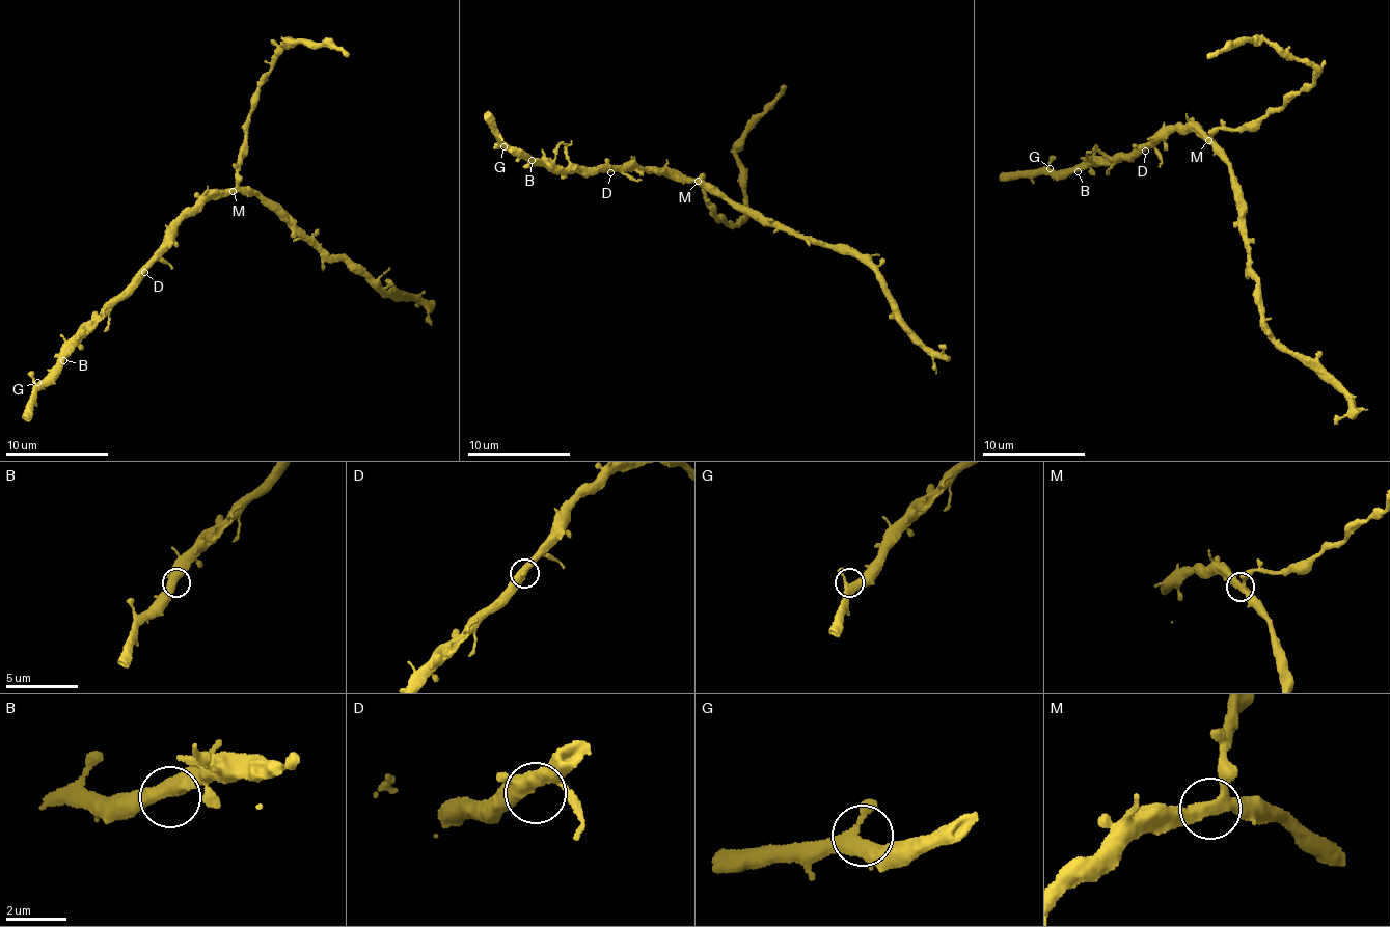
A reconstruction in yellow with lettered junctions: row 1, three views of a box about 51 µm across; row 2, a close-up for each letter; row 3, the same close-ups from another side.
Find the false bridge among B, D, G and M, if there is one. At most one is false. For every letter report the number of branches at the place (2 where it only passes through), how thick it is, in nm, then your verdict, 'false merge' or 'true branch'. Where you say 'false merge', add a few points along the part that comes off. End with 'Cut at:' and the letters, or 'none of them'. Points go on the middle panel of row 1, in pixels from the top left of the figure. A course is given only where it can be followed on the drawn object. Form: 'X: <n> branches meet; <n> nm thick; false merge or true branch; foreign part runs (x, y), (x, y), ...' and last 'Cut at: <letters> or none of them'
B: 3 branches meet; 400 nm thick; true branch
D: 3 branches meet; 380 nm thick; true branch
G: 3 branches meet; 380 nm thick; true branch
M: 3 branches meet; 360 nm thick; true branch
Cut at: none of them

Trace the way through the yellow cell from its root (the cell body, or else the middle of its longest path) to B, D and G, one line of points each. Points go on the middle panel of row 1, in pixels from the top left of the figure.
B: (696, 183), (609, 166), (580, 171), (555, 170), (532, 160)
D: (696, 183), (673, 180), (638, 168), (610, 172)
G: (696, 183), (609, 166), (580, 171), (550, 169), (513, 155), (503, 146)

